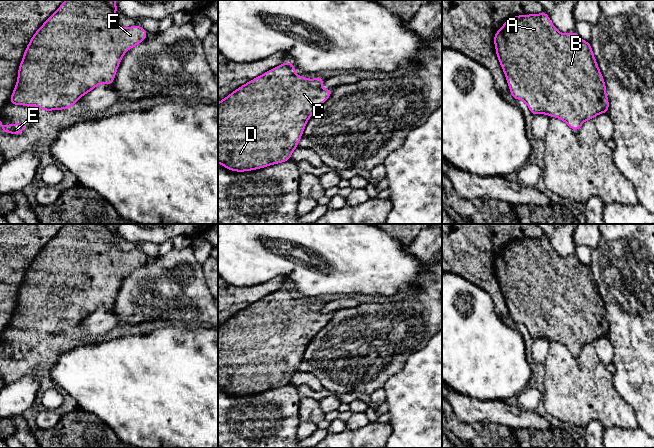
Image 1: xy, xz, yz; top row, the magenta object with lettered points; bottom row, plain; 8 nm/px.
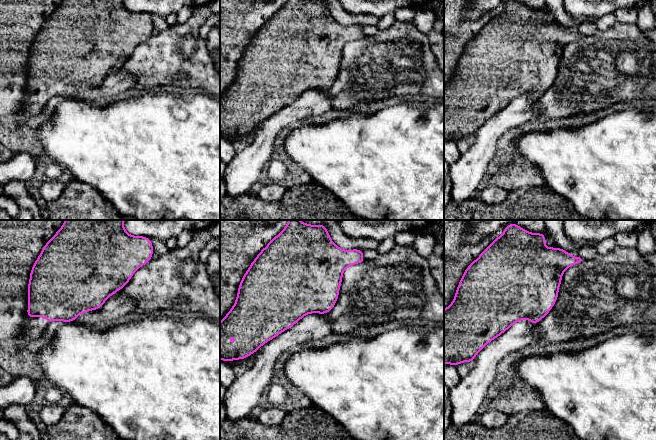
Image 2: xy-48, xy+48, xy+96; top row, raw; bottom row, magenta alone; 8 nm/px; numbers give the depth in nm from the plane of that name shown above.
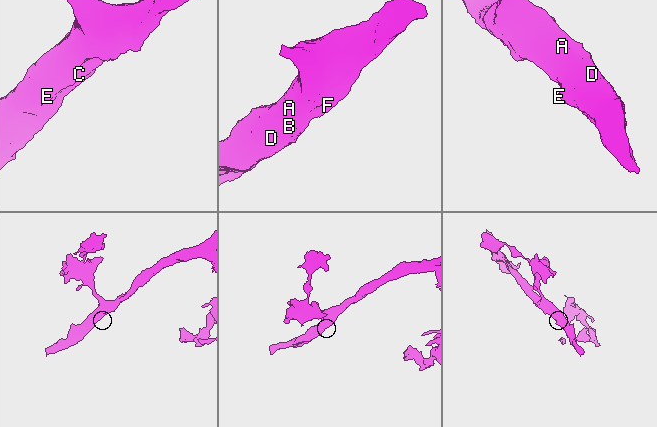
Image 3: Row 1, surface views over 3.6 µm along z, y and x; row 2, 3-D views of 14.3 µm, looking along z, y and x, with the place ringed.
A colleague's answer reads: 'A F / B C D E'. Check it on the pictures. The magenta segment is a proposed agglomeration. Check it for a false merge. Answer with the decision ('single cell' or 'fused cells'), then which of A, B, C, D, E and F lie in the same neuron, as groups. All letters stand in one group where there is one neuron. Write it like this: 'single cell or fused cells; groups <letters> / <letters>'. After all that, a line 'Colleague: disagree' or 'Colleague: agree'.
single cell; groups A B C D E F
Colleague: disagree

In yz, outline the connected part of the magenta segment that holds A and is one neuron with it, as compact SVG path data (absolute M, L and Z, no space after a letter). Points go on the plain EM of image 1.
M547 236L512 241L495 257L493 263L497 282L511 316L510 321L523 324L533 340L546 338L549 341L557 341L577 356L584 345L608 337L606 309L590 266L584 265L575 255L561 258L552 248Z

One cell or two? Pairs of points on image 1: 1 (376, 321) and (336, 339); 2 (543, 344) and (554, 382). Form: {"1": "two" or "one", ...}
{"1": "one", "2": "two"}

